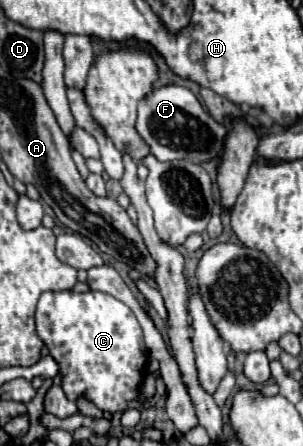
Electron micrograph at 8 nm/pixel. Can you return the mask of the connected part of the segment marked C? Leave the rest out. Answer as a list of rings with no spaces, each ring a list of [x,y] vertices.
[[[100,291],[44,293],[34,319],[36,333],[60,367],[62,389],[68,399],[76,401],[84,395],[84,399],[108,413],[122,413],[138,399],[148,349],[142,327],[126,303]]]

